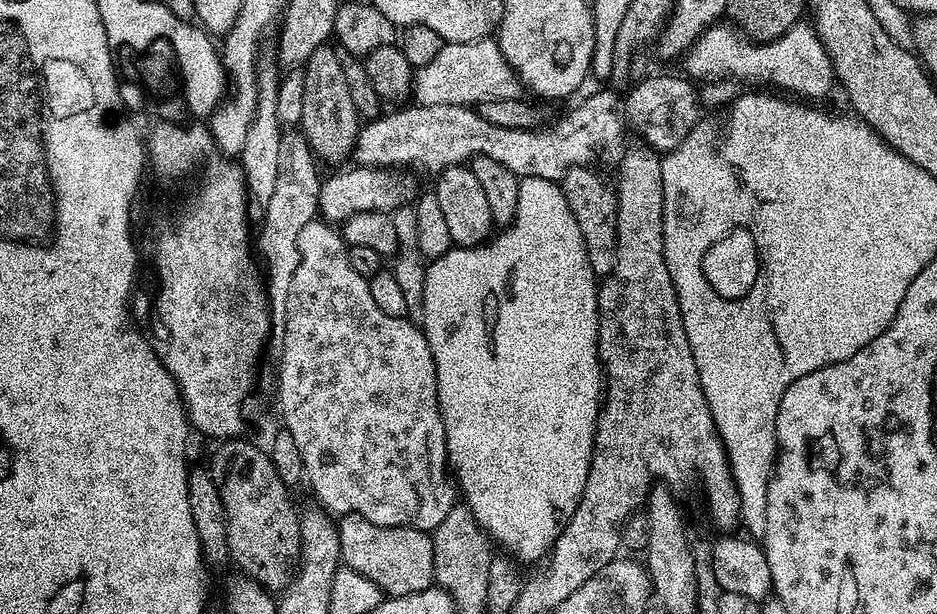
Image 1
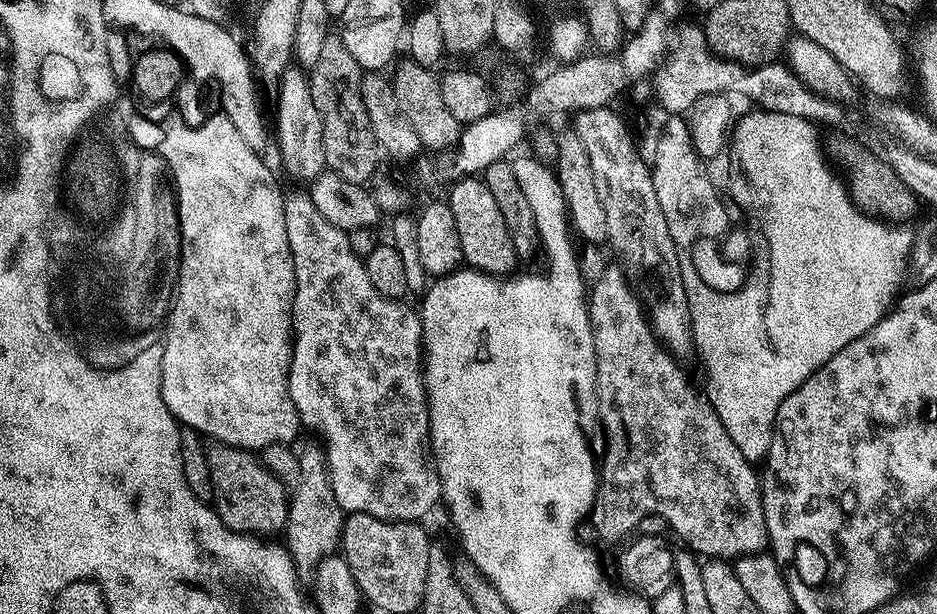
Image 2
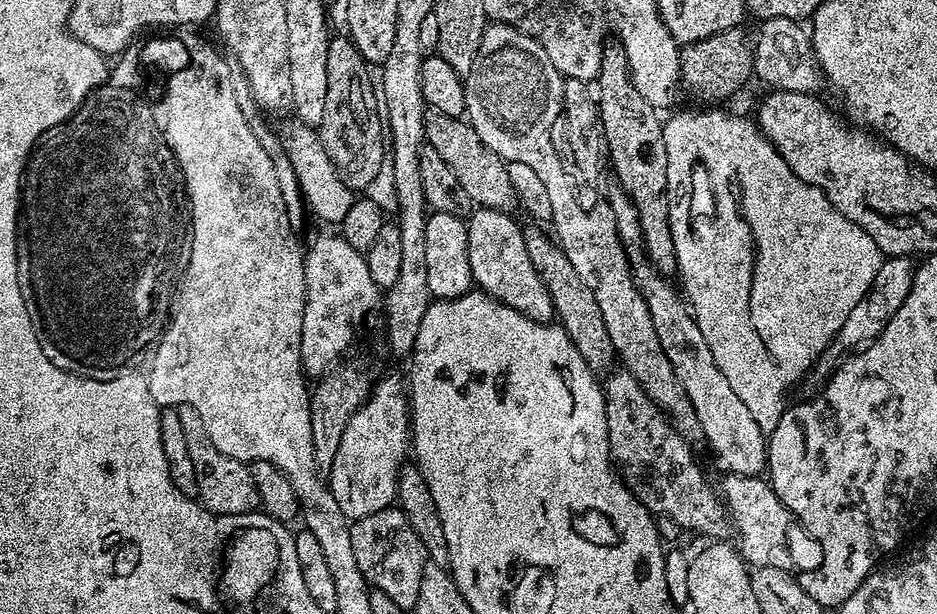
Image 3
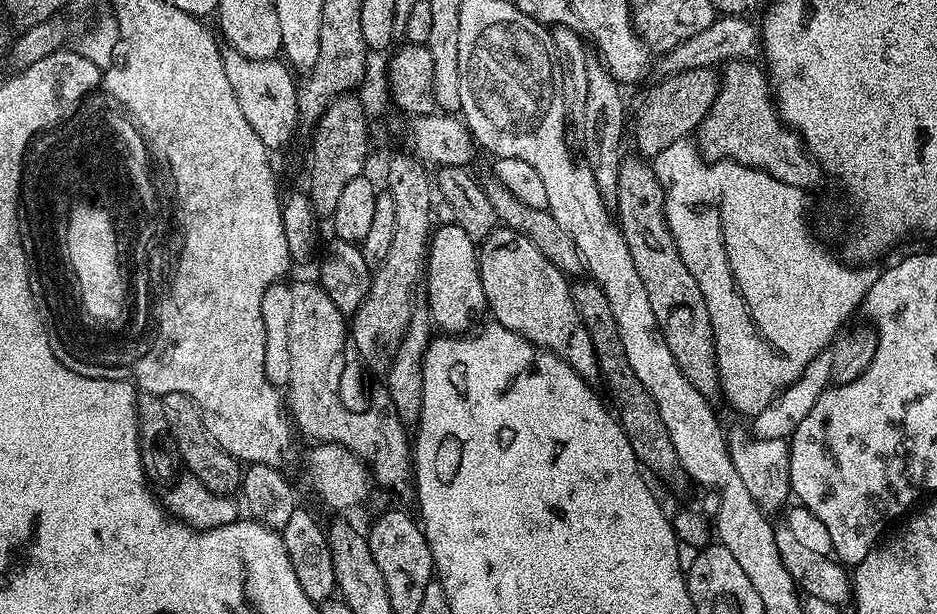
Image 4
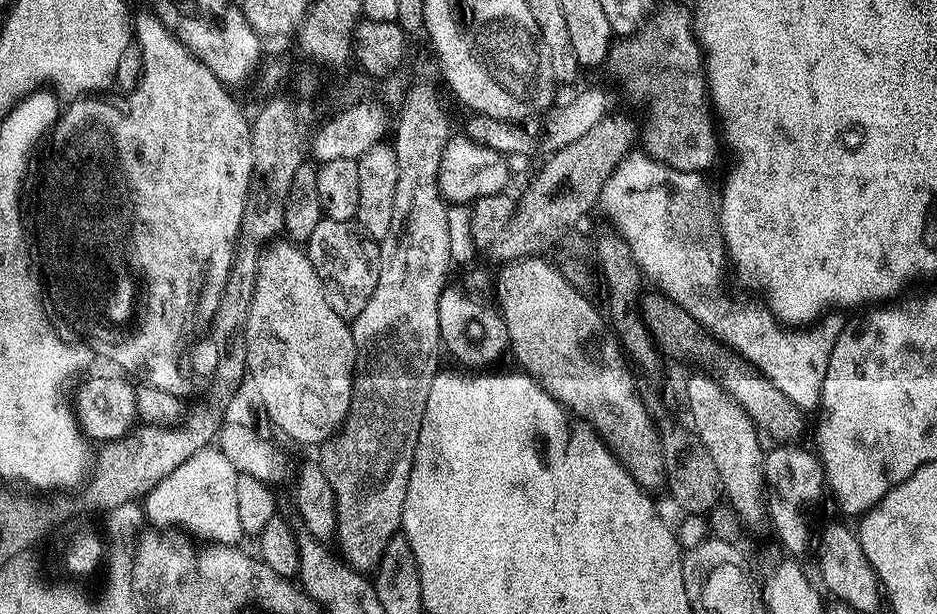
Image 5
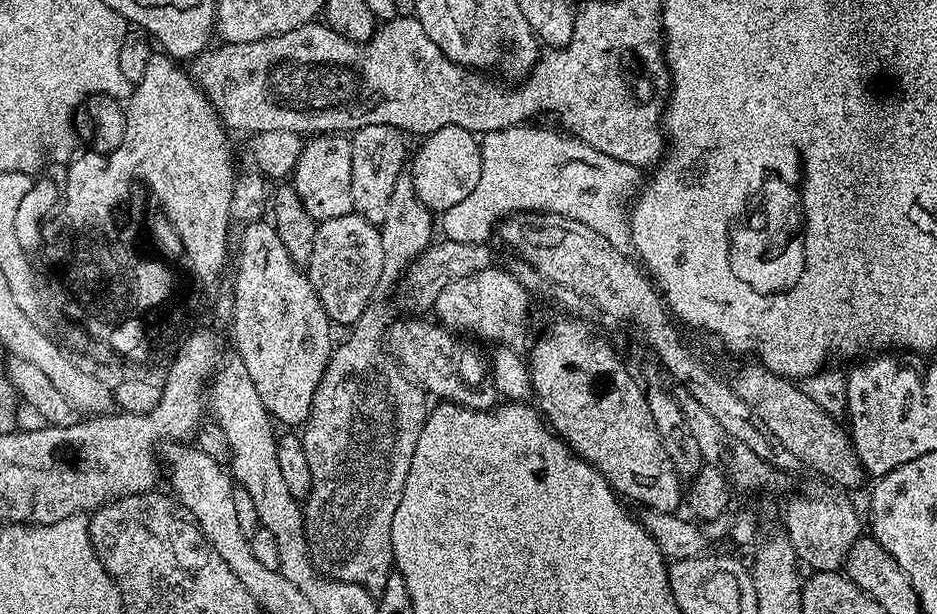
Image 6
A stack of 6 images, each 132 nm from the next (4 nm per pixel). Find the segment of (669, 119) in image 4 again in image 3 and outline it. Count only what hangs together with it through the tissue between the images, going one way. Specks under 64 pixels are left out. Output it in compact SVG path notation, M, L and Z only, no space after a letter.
M737 26L714 34L710 38L702 38L693 44L686 44L680 50L680 78L683 87L688 87L690 91L696 92L700 100L728 100L744 83L753 79L752 70L752 45L750 36L743 32L743 27Z

